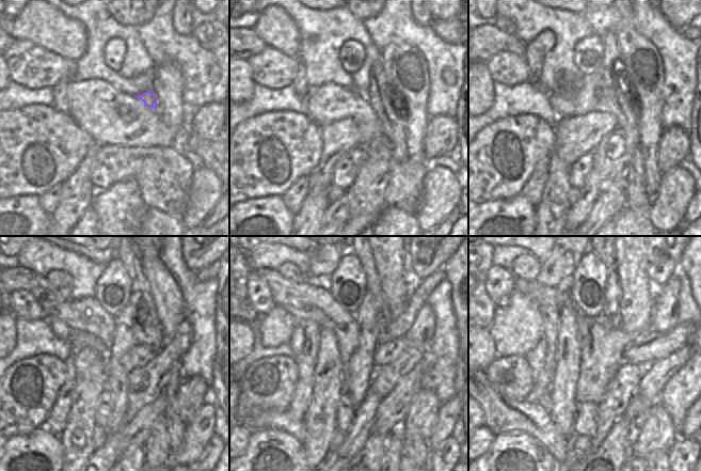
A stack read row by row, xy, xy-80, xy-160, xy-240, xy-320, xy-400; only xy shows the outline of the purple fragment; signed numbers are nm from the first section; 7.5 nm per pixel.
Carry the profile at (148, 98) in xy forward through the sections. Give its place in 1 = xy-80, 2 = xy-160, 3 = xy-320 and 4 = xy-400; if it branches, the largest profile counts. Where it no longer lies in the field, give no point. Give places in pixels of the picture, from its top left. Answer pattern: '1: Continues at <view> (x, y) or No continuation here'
1: Continues at xy-80 (392, 118)
2: Continues at xy-160 (618, 94)
3: Continues at xy-320 (383, 315)
4: Continues at xy-400 (608, 257)

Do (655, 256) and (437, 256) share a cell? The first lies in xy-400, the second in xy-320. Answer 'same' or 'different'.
same

